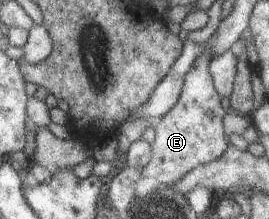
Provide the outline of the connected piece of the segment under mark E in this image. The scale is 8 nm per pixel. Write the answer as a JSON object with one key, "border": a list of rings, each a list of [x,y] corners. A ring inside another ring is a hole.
{"border":[[[208,48],[194,60],[194,66],[184,76],[178,102],[165,116],[156,120],[153,126],[156,138],[151,144],[151,160],[141,171],[142,178],[154,178],[161,186],[174,186],[192,169],[221,158],[229,148],[223,124],[228,110],[222,107],[222,97],[215,90],[209,72],[213,58],[214,54]]]}

